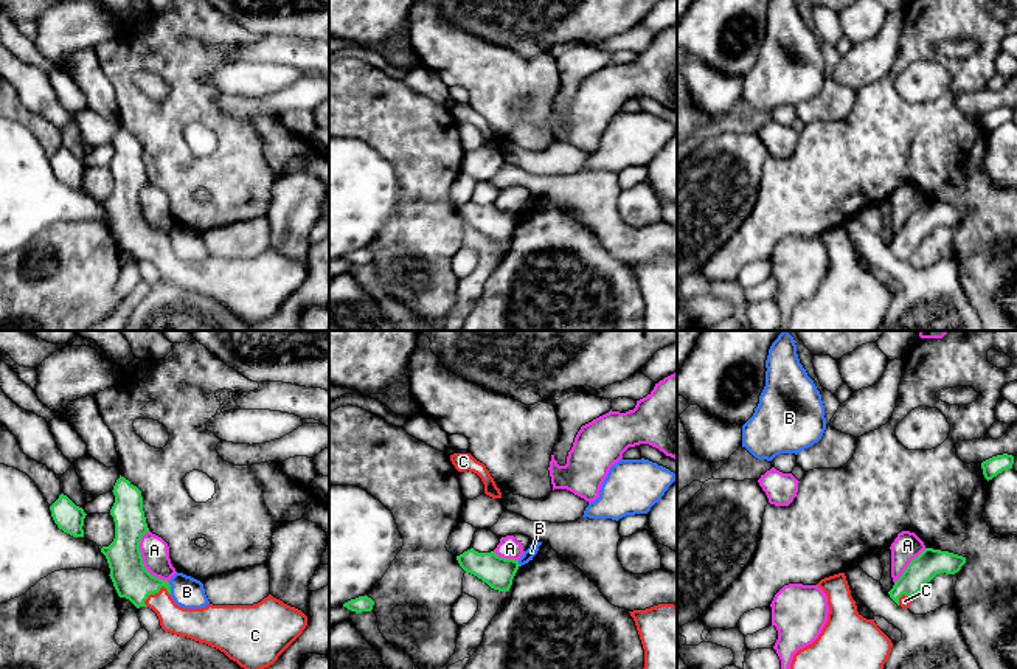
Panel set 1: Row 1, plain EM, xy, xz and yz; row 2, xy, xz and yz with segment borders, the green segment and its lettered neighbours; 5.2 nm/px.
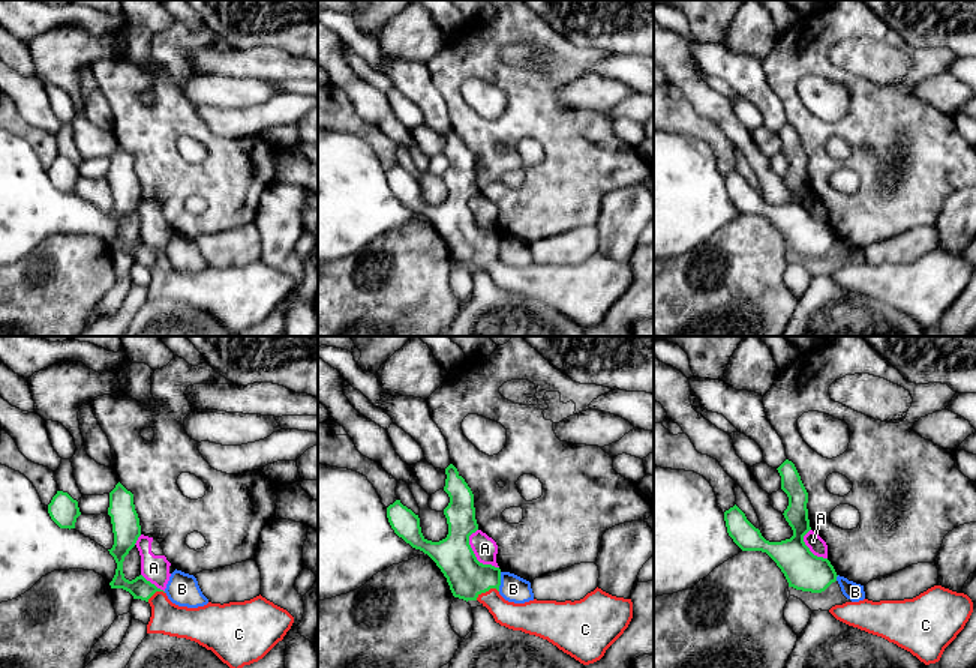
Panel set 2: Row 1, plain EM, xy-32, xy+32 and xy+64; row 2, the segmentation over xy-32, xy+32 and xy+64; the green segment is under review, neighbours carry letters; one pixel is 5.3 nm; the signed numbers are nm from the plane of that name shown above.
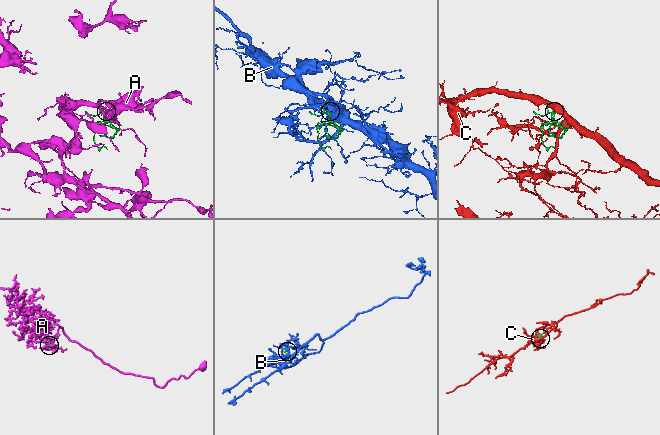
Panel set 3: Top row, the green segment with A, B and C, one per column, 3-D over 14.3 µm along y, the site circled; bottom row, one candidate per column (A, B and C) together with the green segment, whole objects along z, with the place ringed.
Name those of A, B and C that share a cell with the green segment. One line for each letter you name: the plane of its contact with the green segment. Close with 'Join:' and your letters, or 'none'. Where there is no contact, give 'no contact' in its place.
C: xy
Join: C

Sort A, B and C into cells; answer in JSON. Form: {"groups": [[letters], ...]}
{"groups": [["A"], ["B"], ["C"]]}

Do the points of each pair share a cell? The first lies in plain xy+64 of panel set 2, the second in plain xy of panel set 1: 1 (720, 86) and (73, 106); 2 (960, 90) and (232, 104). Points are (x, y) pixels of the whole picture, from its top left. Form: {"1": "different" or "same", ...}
{"1": "different", "2": "different"}

